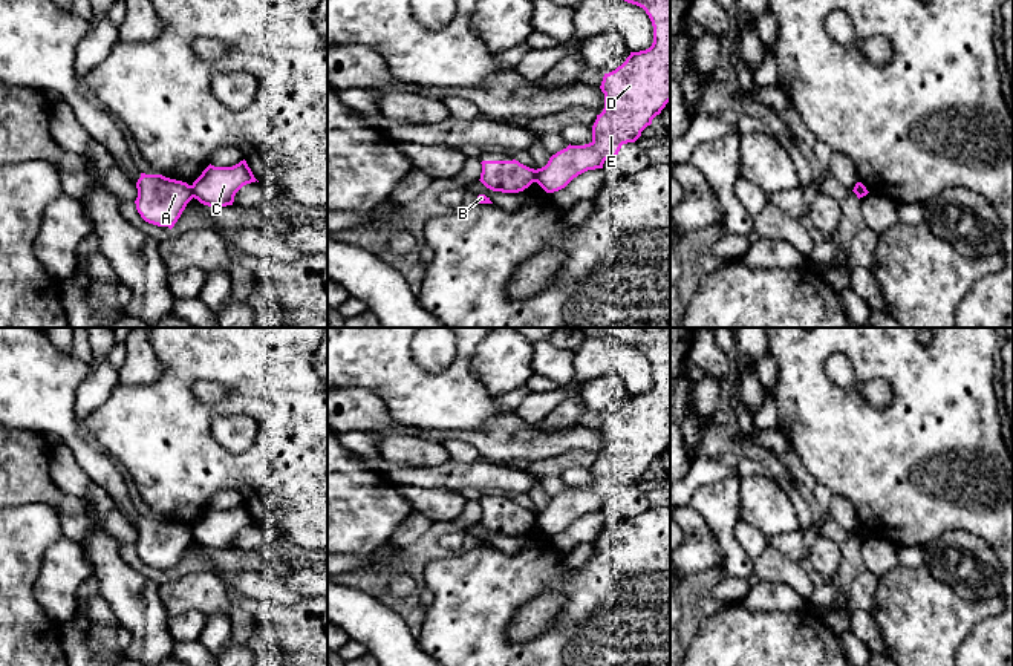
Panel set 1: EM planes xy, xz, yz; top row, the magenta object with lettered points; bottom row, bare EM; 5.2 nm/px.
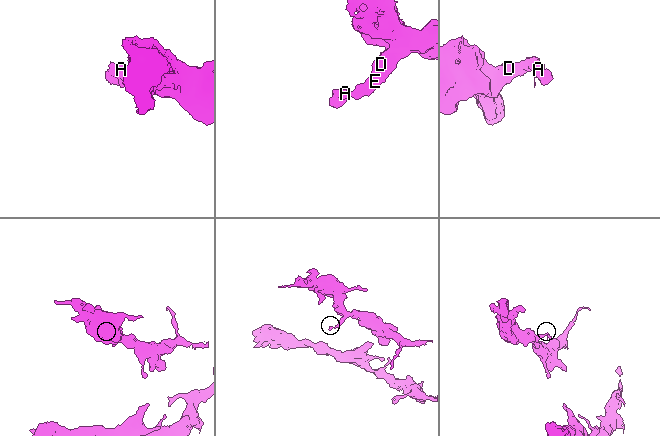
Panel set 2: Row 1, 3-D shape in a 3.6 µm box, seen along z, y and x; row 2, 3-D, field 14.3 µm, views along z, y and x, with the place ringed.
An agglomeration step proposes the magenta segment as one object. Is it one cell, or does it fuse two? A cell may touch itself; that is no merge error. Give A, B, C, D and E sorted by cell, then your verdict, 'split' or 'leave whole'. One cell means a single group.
groups A B / C D E; split

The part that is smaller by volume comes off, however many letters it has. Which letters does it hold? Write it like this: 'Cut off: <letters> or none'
Cut off: A, B

